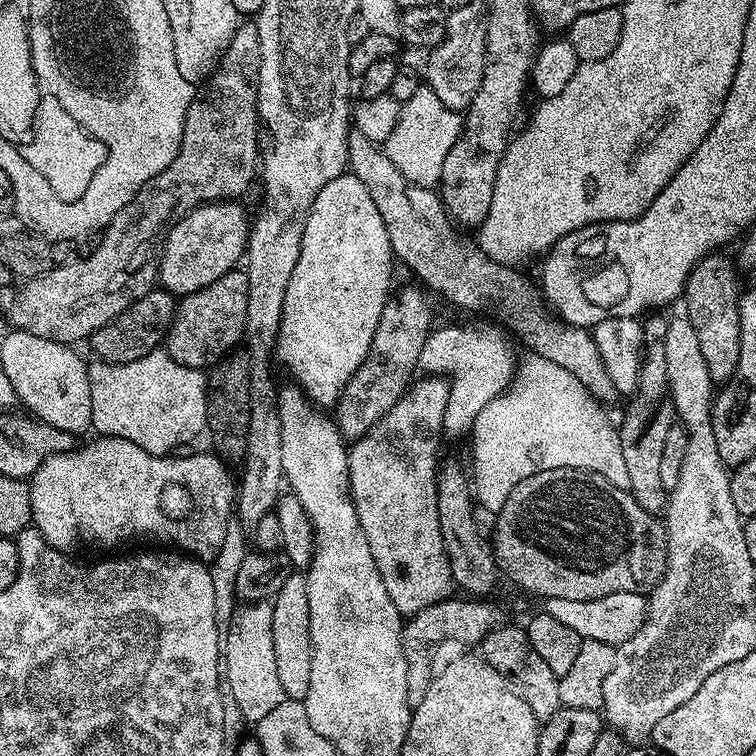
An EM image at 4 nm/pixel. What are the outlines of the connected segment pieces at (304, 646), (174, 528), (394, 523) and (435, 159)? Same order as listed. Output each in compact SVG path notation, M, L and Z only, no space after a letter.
M293 572L283 583L282 590L276 592L272 600L272 637L277 663L277 673L285 697L303 701L310 690L310 600L307 577L300 572Z
M100 436L95 438L88 445L77 447L74 452L63 452L54 454L38 466L38 470L30 477L28 489L30 490L30 510L32 511L31 527L37 528L42 534L42 538L50 546L54 546L58 551L65 554L75 553L75 548L80 548L83 544L105 544L112 548L119 540L161 540L161 545L171 546L181 553L187 554L195 559L211 562L222 546L222 540L226 536L227 524L234 516L234 497L238 491L234 483L234 476L228 473L229 465L221 460L219 456L211 451L200 452L197 456L180 456L184 454L169 454L167 456L151 456L146 450L134 446L126 439L117 436Z
M435 374L421 375L419 379L409 387L408 391L404 393L404 396L400 397L398 402L391 407L390 411L388 411L367 434L360 436L359 439L351 443L348 451L348 481L352 503L356 508L359 521L362 523L362 530L366 533L366 542L369 543L370 552L372 557L374 557L374 564L378 567L378 574L381 575L382 582L385 583L386 594L389 595L390 602L394 603L394 608L398 610L401 617L404 618L413 616L413 614L416 614L424 607L428 607L428 605L449 599L454 590L452 575L450 574L449 558L445 552L445 543L442 542L441 526L438 525L436 488L436 474L438 471L436 448L438 444L434 440L437 434L443 431L446 406L449 404L449 391L450 384L447 379Z
M421 86L414 90L414 98L401 103L398 122L390 138L384 141L382 150L411 184L432 188L440 183L442 162L446 162L450 146L454 146L460 136L461 123L461 113L450 110L450 106L442 106L438 94L434 94L432 88Z

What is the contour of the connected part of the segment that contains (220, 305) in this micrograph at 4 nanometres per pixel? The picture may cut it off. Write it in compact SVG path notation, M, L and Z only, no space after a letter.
M240 270L222 274L218 282L210 282L210 286L183 297L176 305L176 316L166 337L169 358L184 368L208 370L219 364L241 343L246 326L247 297L248 279Z

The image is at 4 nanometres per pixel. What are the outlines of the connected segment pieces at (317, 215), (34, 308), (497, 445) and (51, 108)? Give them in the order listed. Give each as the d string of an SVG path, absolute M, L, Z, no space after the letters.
M351 174L326 182L326 186L318 190L318 198L314 198L304 223L302 250L294 265L294 274L290 274L290 286L286 286L274 353L279 367L281 364L288 368L289 374L296 376L295 383L302 386L304 395L321 409L331 409L340 399L344 386L350 382L358 366L362 366L370 342L374 342L374 330L378 330L382 310L393 287L392 264L390 238L386 238L382 214L378 214L378 206L374 206L366 186Z
M237 23L234 34L228 38L228 48L220 53L218 63L213 67L211 76L203 81L202 87L193 95L190 110L186 110L186 122L182 130L180 153L128 204L114 214L107 228L99 237L100 245L93 250L92 256L85 260L79 258L54 266L44 276L36 276L23 286L24 292L17 291L11 297L8 320L17 332L29 332L38 338L50 338L59 344L75 345L75 340L87 341L94 330L106 326L118 314L122 314L138 298L153 291L158 284L158 257L162 251L162 234L167 233L173 224L195 208L204 204L240 198L240 195L258 176L258 113L256 110L256 84L260 80L262 45L258 42L255 23Z
M533 355L530 360L532 361L519 361L518 370L513 372L508 389L502 395L495 396L486 406L482 406L482 414L478 414L474 425L476 441L472 444L470 480L474 485L474 496L479 507L481 504L489 514L499 512L506 498L510 498L510 490L514 490L518 482L534 474L542 474L542 470L577 468L583 472L597 472L599 476L608 472L611 484L616 480L624 480L626 474L617 425L612 425L607 414L600 412L601 405L570 371L537 355Z
M38 84L34 116L28 123L22 138L9 139L4 135L5 144L20 156L36 176L48 184L49 192L56 196L57 203L75 205L84 201L88 190L92 187L96 174L96 166L102 160L102 148L82 134L82 126L70 114L64 114L61 101L51 95L46 86Z

